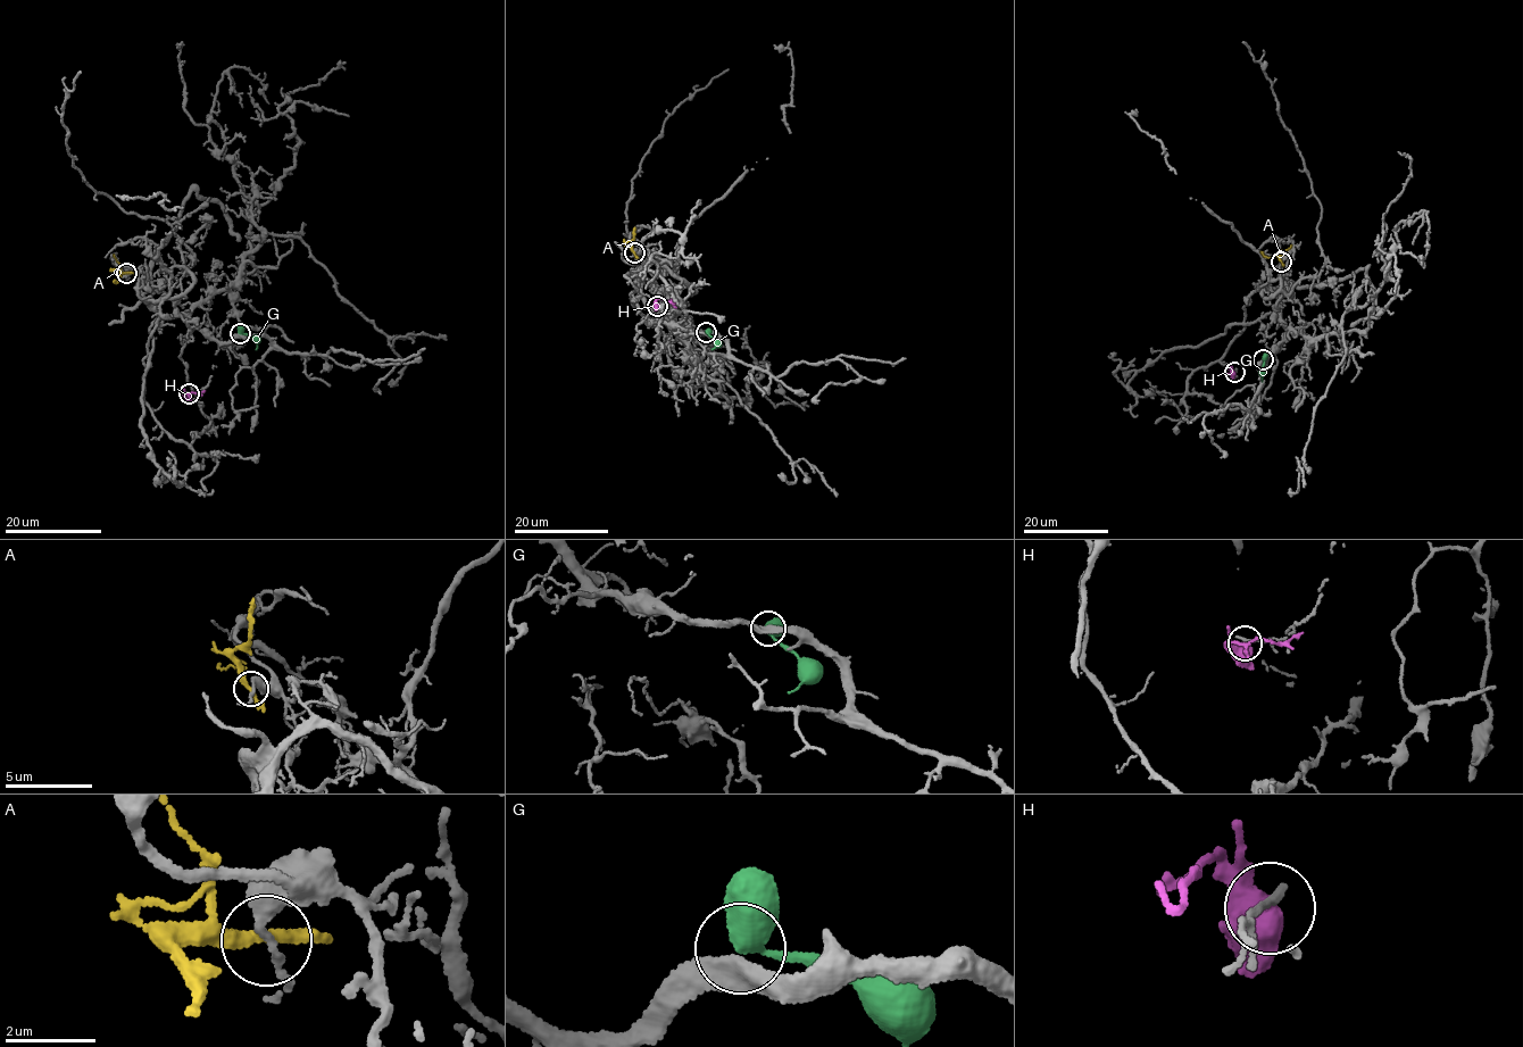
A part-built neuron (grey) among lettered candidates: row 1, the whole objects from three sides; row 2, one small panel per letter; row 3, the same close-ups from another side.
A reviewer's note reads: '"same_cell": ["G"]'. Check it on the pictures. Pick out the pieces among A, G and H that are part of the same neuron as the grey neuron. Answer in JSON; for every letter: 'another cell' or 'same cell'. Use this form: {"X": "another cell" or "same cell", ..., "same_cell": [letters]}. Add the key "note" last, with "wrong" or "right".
{"A": "another cell", "G": "another cell", "H": "another cell", "same_cell": [], "note": "wrong"}

